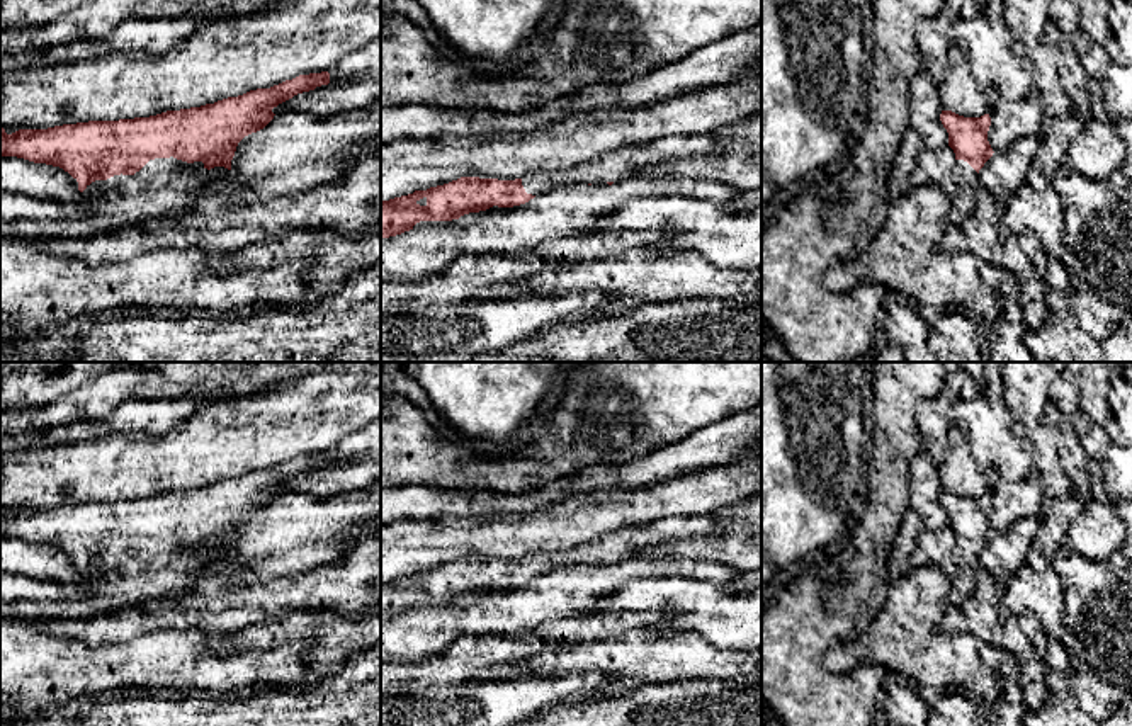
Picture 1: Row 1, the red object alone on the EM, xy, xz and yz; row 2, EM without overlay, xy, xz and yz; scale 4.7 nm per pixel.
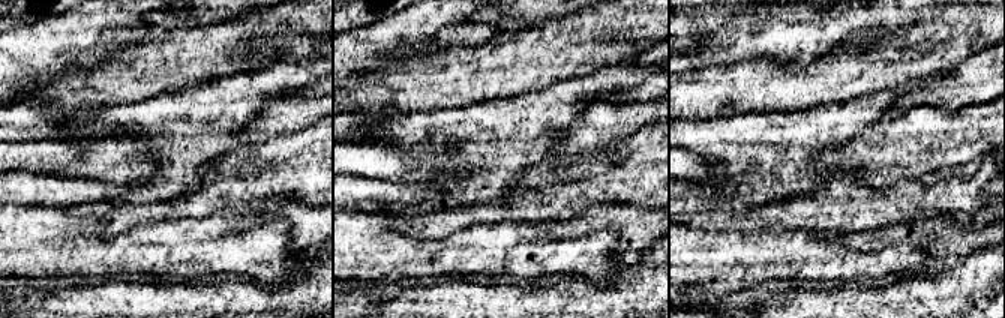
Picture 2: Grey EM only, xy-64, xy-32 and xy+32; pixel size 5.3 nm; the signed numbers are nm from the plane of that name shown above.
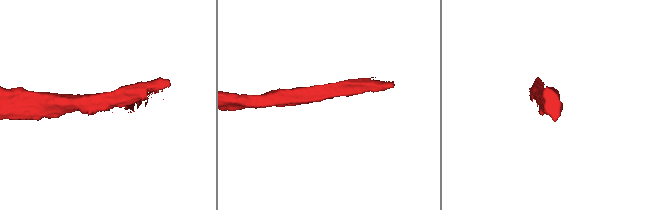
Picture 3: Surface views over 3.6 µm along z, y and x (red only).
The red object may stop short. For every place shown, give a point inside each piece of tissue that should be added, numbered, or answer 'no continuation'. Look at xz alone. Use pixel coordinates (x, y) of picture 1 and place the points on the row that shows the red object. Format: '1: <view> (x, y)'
1: xz (612, 167)

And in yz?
1: yz (964, 204)

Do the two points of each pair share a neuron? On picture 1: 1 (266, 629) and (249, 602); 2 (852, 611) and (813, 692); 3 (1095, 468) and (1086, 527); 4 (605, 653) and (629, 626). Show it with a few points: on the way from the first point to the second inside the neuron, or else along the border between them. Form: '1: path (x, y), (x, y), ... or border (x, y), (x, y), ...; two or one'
1: border (299, 609), (289, 609), (277, 618), (233, 633); two
2: path (832, 631), (813, 650), (813, 672); one
3: path (1097, 483), (1098, 512); one
4: border (634, 631), (624, 636), (594, 638), (580, 643); two

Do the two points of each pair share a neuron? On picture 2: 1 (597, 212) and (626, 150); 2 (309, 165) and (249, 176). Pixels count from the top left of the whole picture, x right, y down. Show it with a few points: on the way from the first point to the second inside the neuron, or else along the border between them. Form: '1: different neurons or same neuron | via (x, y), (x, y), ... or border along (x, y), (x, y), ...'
1: different neurons | border along (636, 206), (588, 203), (582, 207)
2: same neuron | via (294, 168), (284, 176), (264, 176)

